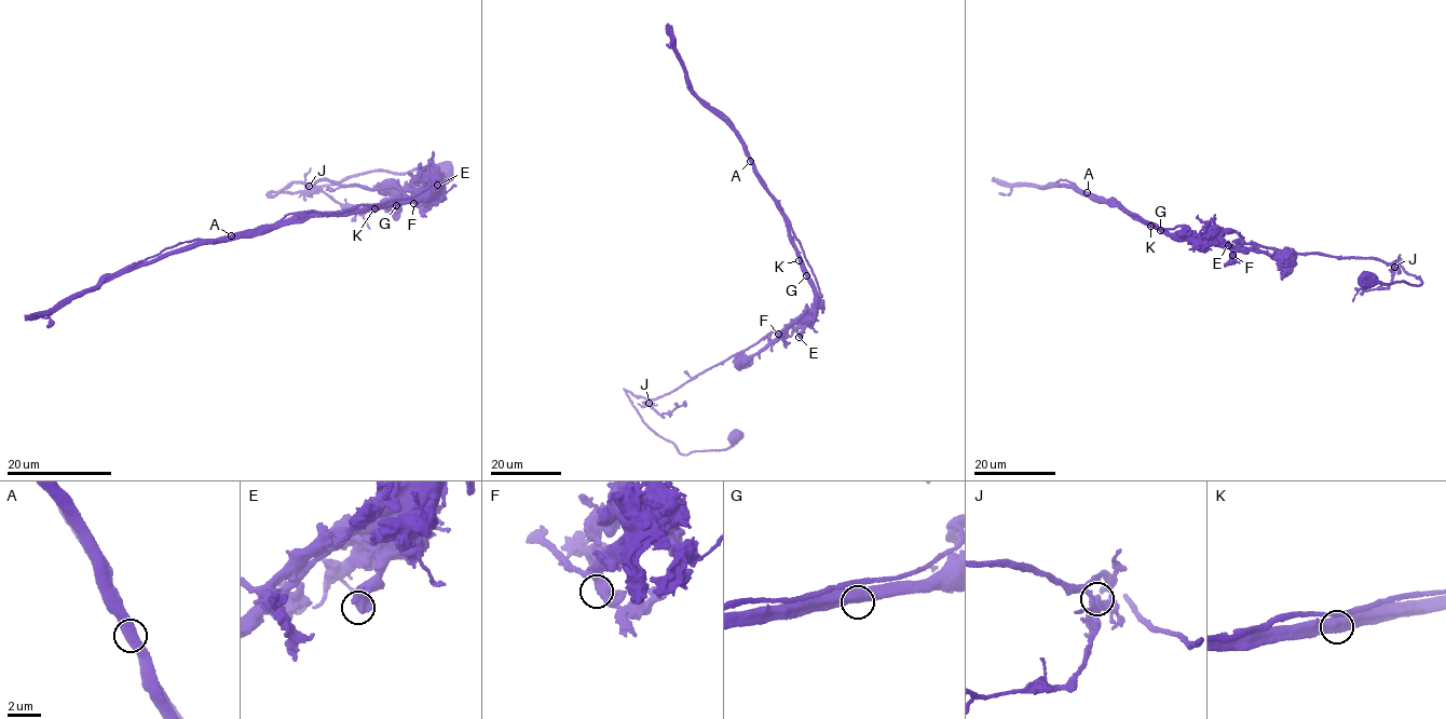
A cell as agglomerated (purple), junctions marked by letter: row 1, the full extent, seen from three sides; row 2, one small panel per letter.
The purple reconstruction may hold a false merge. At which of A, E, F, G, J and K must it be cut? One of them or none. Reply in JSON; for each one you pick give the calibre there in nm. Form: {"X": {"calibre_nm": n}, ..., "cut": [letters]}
{"A": {"calibre_nm": 550}, "cut": ["A"]}

